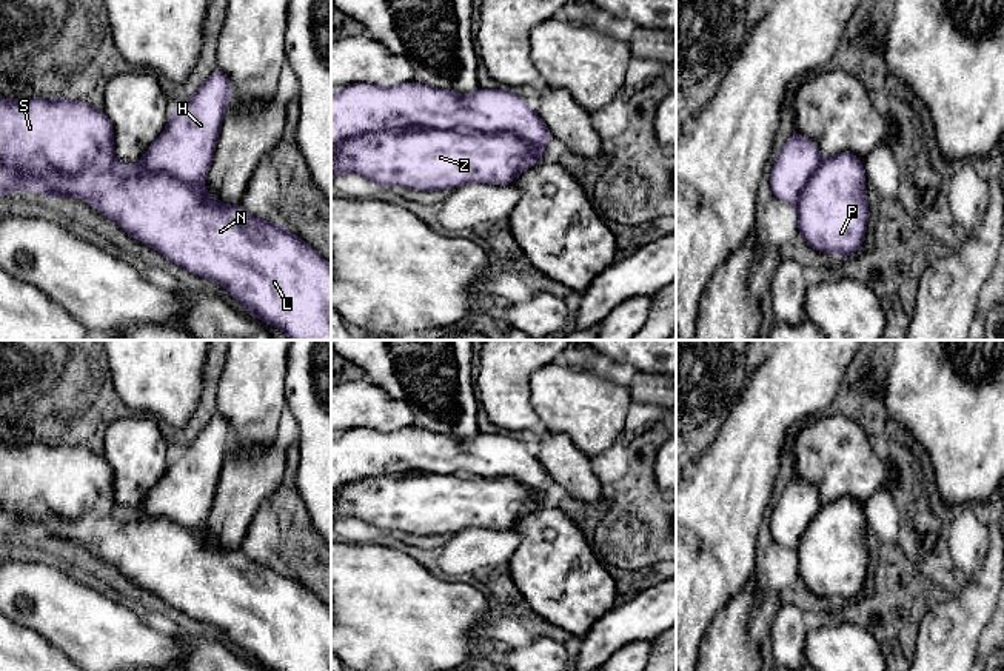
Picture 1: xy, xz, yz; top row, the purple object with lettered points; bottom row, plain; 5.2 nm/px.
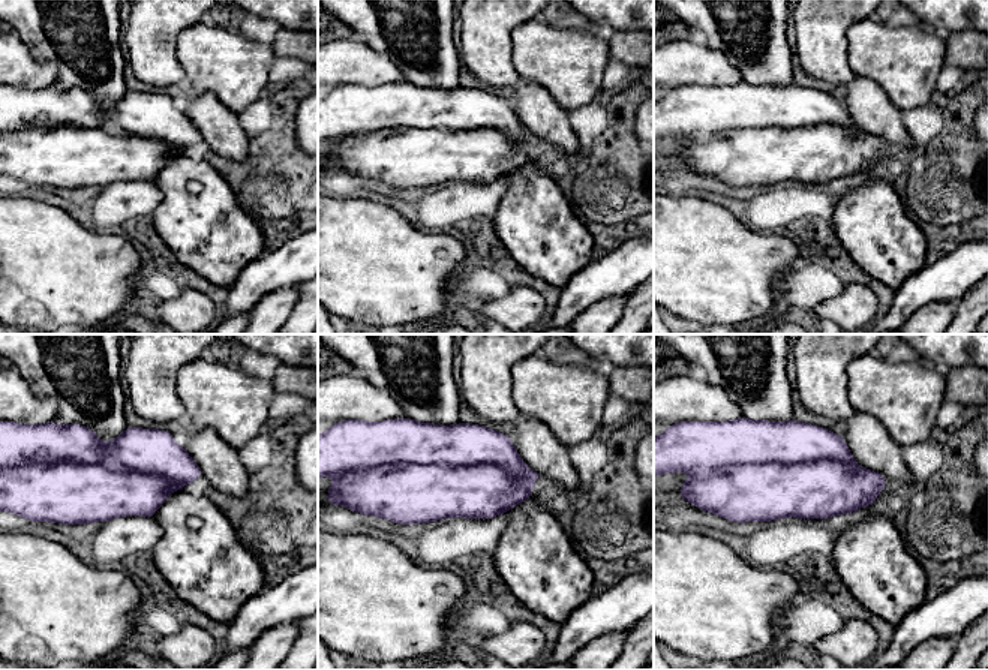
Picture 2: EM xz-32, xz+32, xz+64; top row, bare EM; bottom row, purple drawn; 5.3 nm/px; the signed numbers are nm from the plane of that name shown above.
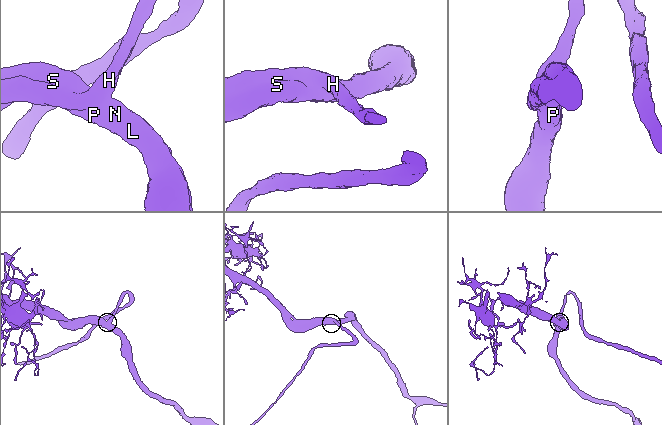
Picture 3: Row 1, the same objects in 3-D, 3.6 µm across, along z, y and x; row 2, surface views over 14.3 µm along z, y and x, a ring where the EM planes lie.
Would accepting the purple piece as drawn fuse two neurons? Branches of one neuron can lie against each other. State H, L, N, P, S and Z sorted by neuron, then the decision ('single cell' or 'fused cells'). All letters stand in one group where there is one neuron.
groups H L N P S Z; single cell

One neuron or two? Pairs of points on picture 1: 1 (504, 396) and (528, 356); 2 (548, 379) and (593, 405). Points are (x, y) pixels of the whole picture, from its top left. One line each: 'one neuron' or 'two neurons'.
1: one neuron
2: one neuron

